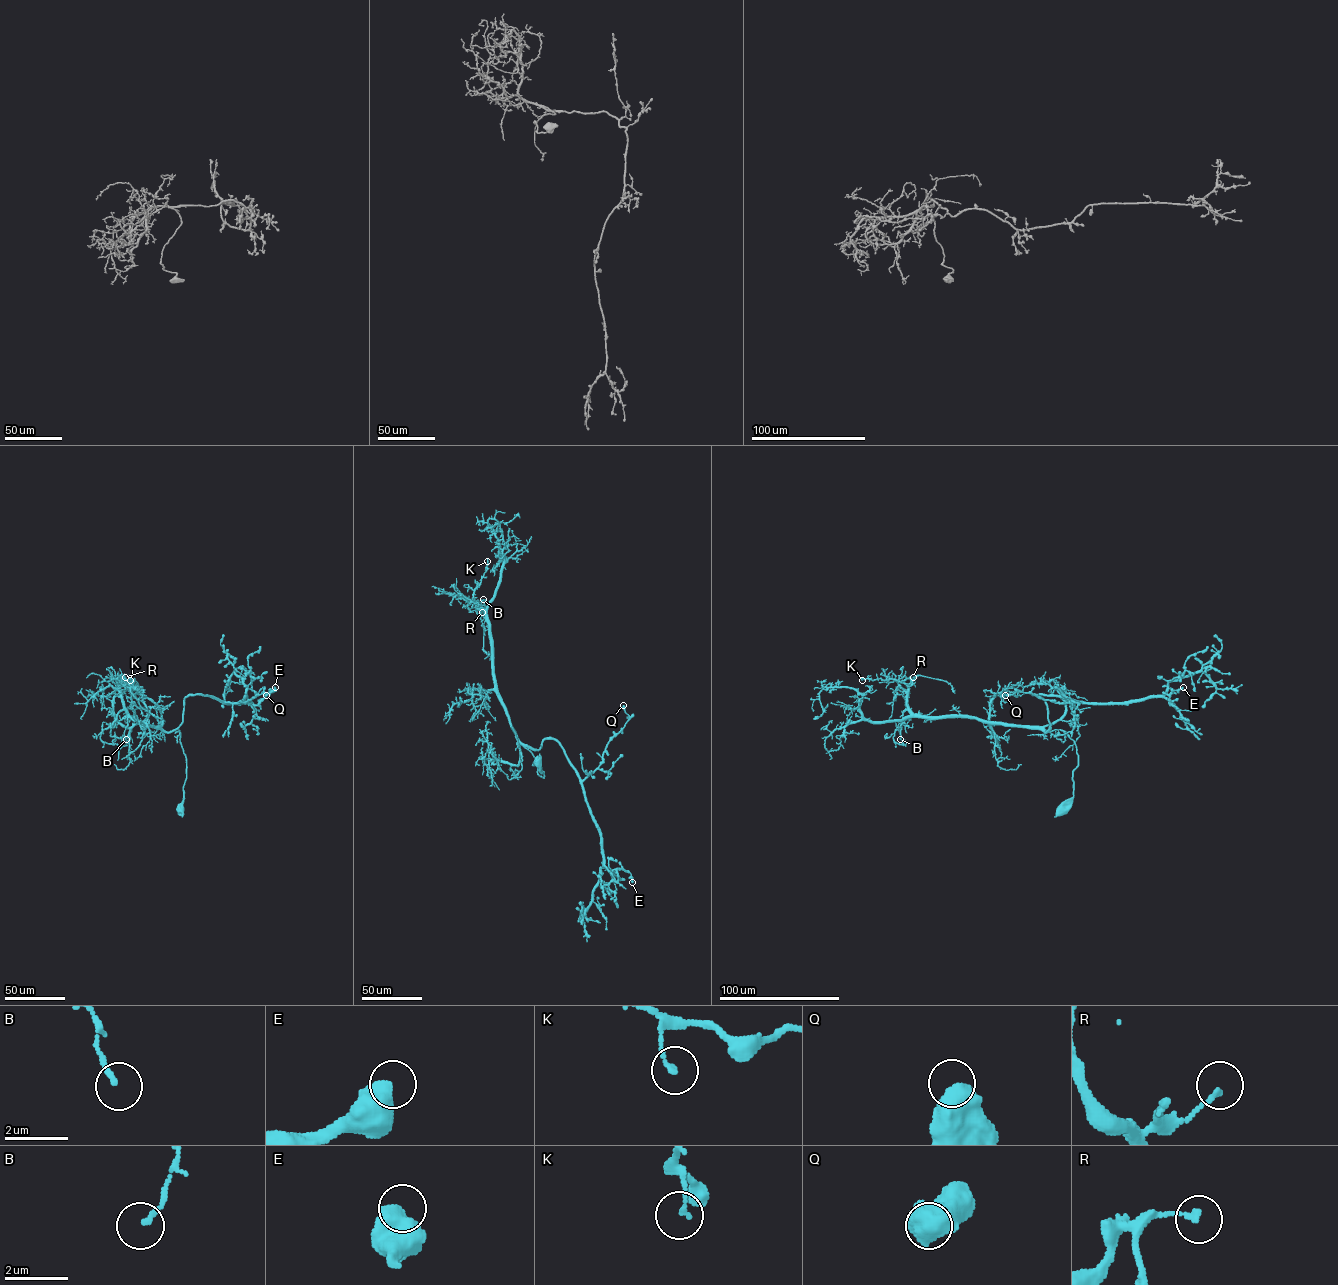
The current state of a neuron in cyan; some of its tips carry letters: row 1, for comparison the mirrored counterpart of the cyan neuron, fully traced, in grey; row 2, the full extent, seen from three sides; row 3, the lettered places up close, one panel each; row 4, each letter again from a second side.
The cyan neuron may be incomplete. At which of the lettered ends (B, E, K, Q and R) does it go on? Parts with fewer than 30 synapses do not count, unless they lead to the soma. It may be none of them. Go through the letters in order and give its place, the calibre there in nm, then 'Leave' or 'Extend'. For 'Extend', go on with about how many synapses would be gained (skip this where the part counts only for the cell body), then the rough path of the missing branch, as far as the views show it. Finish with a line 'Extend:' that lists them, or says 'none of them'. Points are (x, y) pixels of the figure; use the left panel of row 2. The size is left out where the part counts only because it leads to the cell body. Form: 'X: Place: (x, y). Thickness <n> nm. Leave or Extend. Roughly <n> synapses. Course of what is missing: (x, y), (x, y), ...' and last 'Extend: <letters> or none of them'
B: Place: (126, 739). Thickness 150 nm. Leave
E: Place: (275, 687). Thickness 650 nm. Leave
K: Place: (130, 680). Thickness 130 nm. Leave
Q: Place: (266, 695). Thickness 700 nm. Leave
R: Place: (125, 677). Thickness 130 nm. Leave
Extend: none of them

